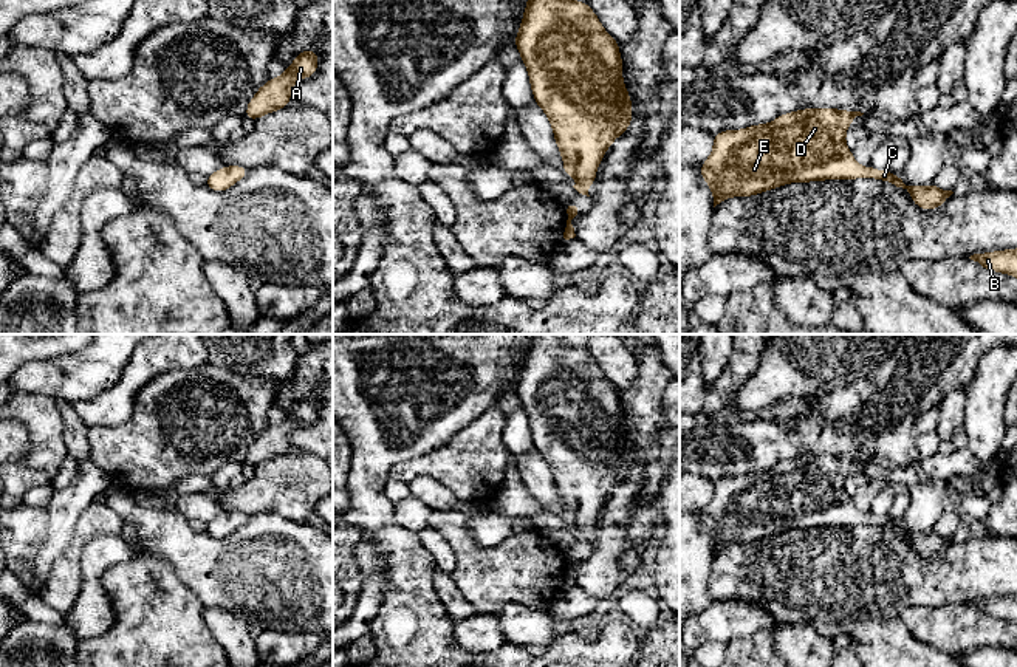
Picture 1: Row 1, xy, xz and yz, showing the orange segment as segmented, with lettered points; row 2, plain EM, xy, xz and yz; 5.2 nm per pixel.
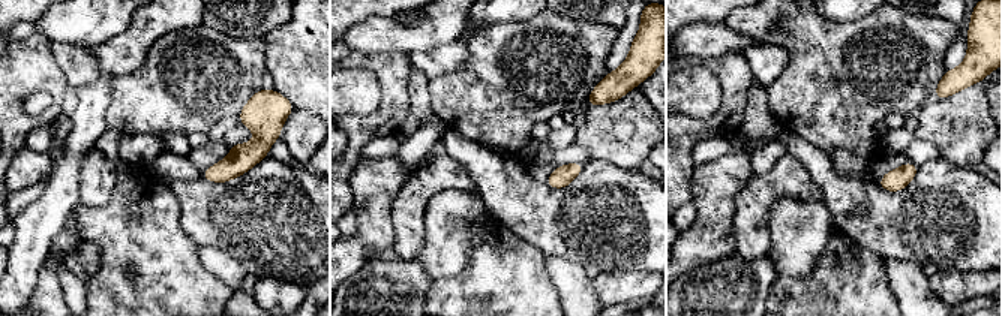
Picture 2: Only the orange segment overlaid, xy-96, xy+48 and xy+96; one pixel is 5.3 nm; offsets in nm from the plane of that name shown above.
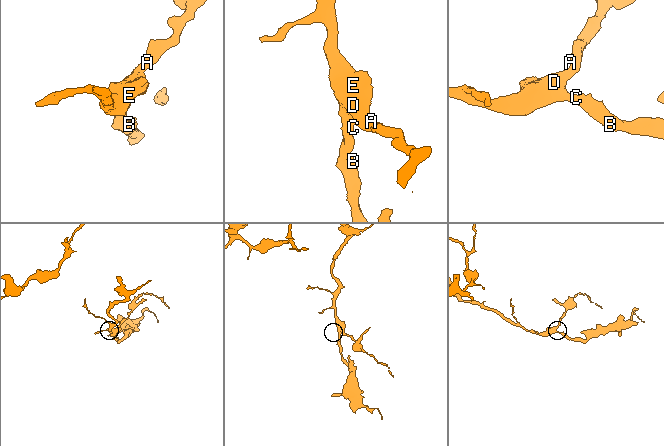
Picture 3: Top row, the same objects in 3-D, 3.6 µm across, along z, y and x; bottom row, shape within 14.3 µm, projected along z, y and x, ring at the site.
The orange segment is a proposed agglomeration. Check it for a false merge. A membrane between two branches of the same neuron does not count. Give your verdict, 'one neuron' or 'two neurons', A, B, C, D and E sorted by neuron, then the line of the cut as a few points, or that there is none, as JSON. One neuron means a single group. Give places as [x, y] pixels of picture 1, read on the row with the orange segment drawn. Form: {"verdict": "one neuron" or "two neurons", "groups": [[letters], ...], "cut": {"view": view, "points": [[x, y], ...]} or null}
{"verdict": "one neuron", "groups": [["A", "B", "C", "D", "E"]], "cut": null}

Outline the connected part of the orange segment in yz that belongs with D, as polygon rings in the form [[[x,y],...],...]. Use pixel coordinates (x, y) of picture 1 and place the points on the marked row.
[[[805,108],[785,113],[769,124],[751,125],[743,130],[724,130],[714,135],[711,156],[700,166],[700,173],[712,190],[714,207],[731,197],[751,197],[788,183],[824,180],[873,178],[890,181],[899,190],[909,190],[912,201],[924,209],[940,207],[954,192],[935,184],[907,186],[890,170],[859,166],[845,145],[845,132],[861,111],[837,108]]]

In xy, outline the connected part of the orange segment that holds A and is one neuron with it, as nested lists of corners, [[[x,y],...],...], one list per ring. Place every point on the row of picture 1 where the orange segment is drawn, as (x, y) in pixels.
[[[314,50],[300,51],[282,76],[268,79],[268,82],[257,90],[246,107],[245,116],[255,121],[271,111],[285,108],[291,101],[291,87],[294,82],[316,74],[317,62],[319,56]]]

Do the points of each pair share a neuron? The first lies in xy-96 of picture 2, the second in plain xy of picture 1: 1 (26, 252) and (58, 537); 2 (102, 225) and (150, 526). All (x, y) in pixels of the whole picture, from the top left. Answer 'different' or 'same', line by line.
1: same
2: different

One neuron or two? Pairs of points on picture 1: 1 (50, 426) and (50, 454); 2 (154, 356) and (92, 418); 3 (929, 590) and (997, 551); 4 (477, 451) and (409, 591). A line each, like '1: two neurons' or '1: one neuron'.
1: one neuron
2: one neuron
3: one neuron
4: two neurons

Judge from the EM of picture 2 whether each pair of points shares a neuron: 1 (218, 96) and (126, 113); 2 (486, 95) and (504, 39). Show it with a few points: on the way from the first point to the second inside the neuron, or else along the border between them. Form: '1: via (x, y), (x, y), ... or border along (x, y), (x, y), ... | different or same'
1: via (195, 96), (162, 96), (149, 101) | same
2: via (495, 81), (495, 59), (501, 53) | same

